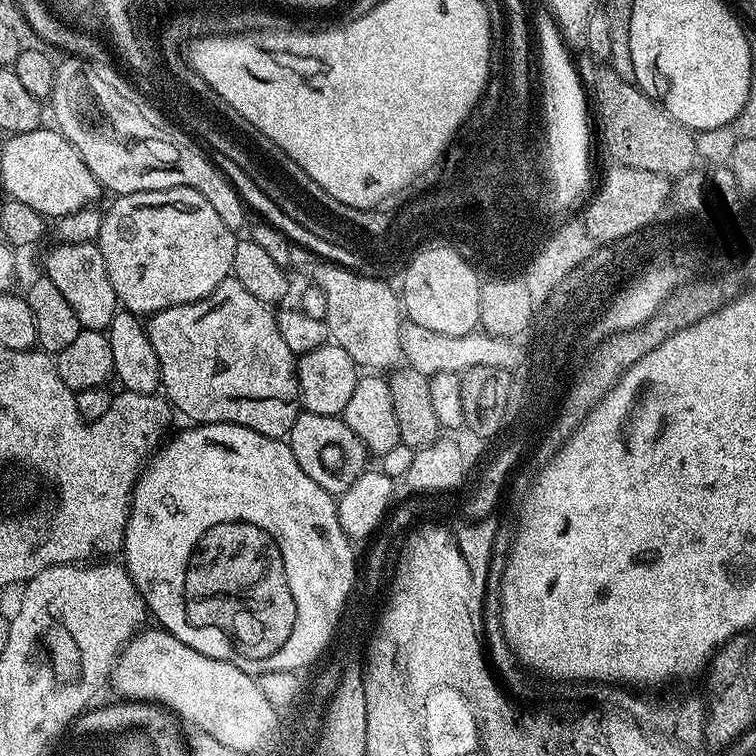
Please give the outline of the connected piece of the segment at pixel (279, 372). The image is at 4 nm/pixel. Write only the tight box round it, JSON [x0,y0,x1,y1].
[146,276,302,437]

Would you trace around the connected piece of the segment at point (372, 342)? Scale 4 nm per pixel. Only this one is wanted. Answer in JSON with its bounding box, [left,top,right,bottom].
[311,262,402,370]

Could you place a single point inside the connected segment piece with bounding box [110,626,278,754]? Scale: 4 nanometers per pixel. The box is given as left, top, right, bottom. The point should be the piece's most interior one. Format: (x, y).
(218, 698)

